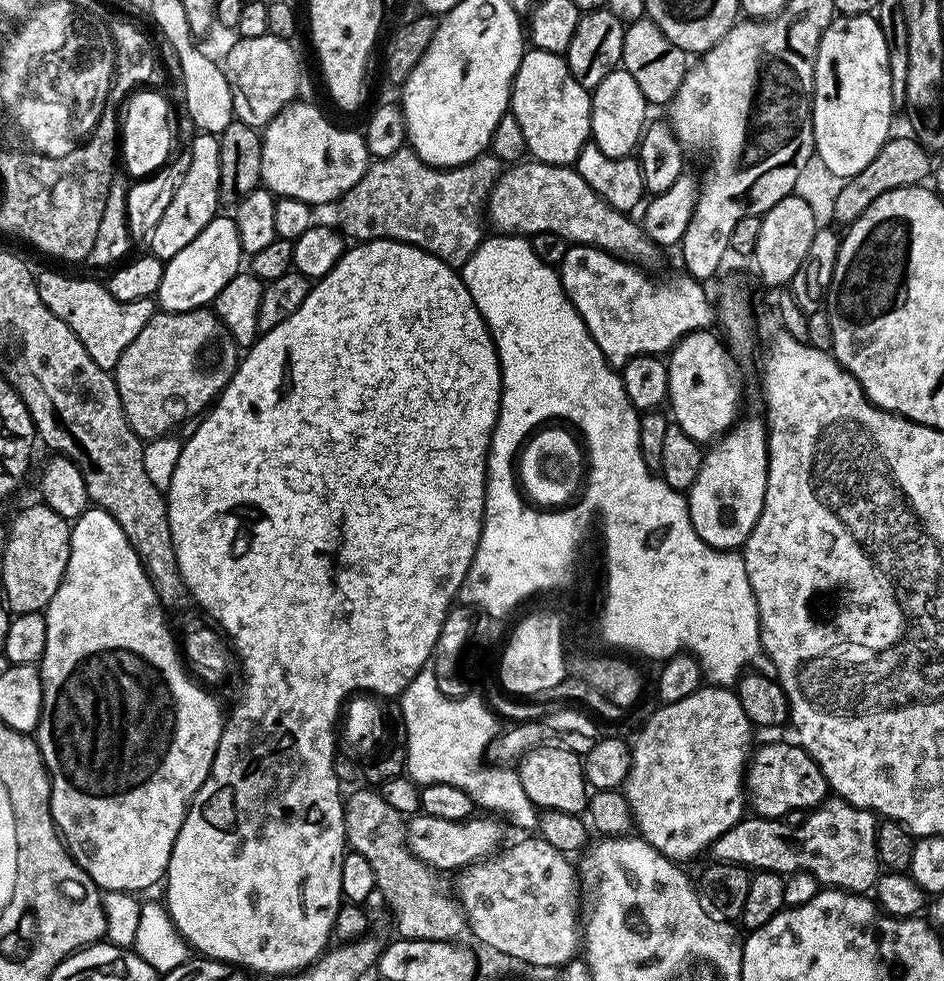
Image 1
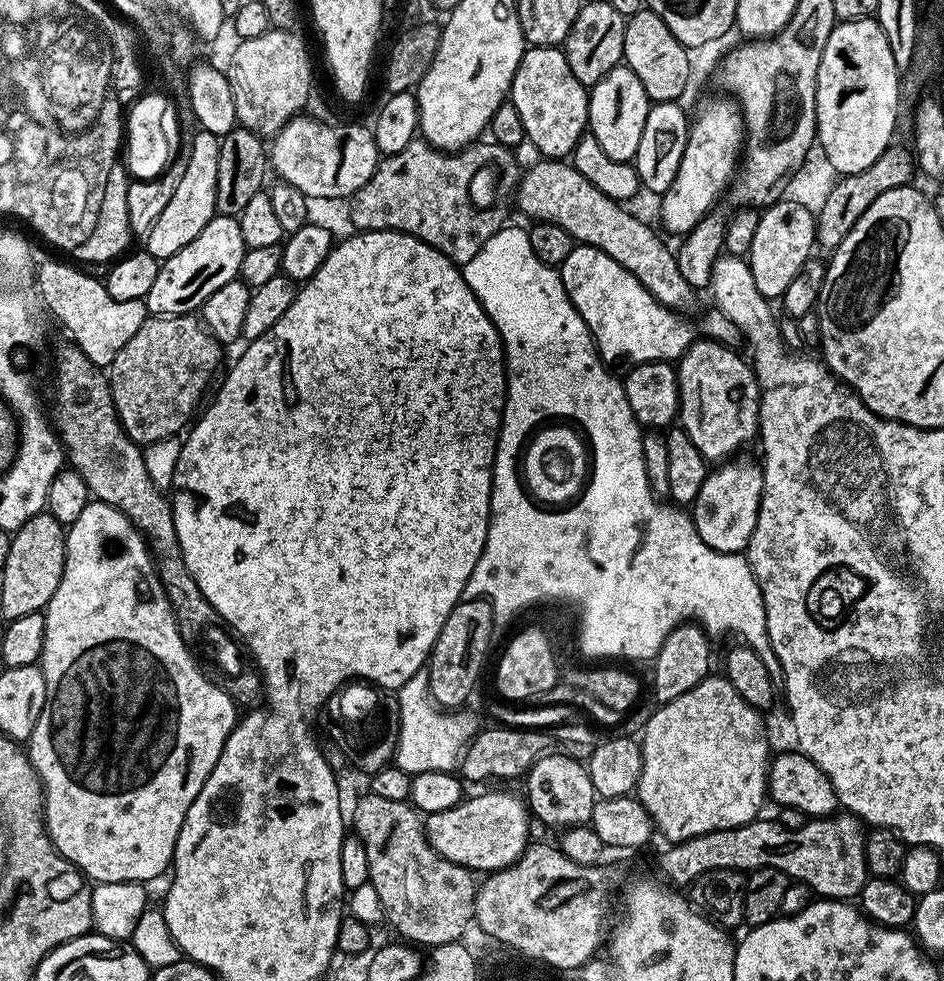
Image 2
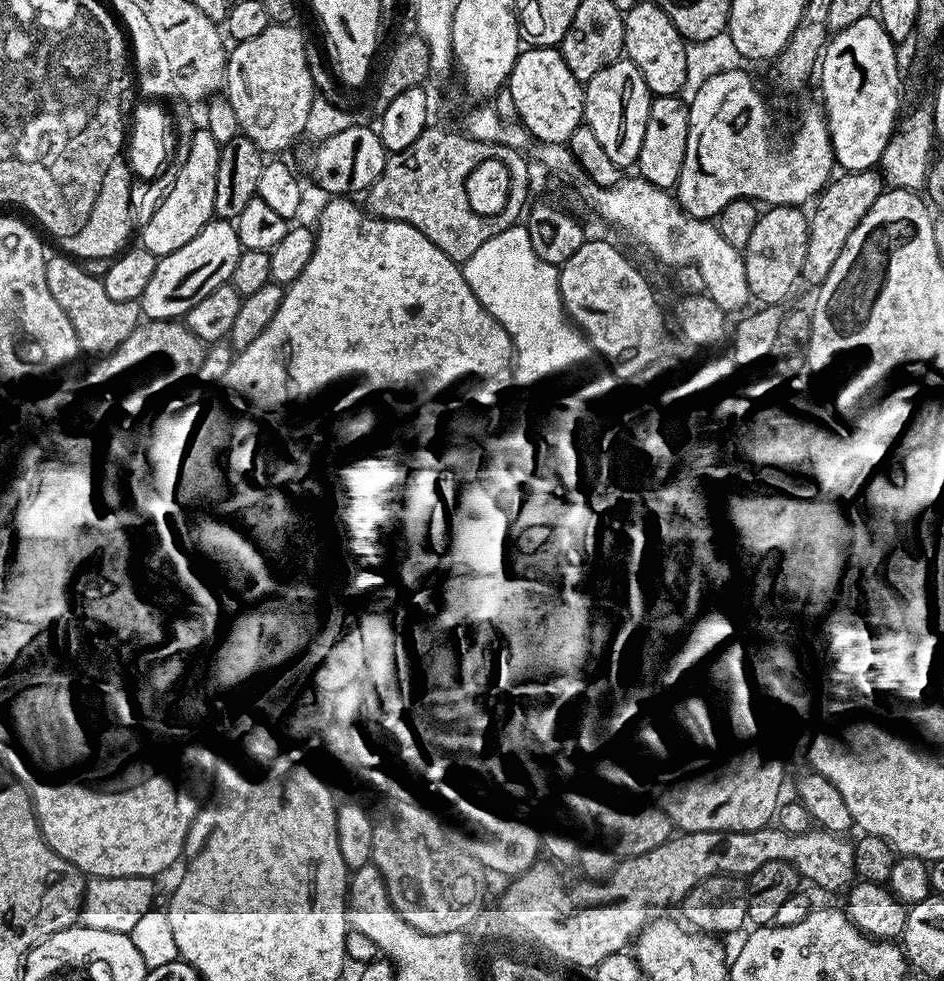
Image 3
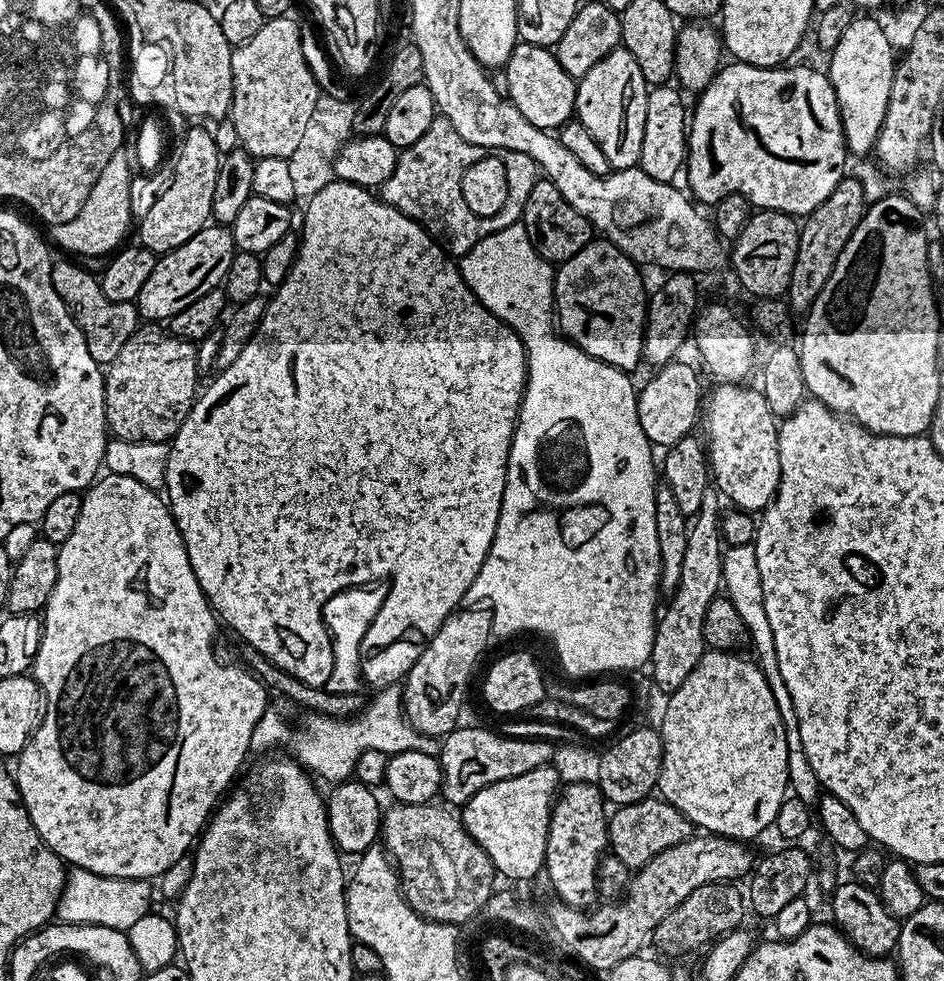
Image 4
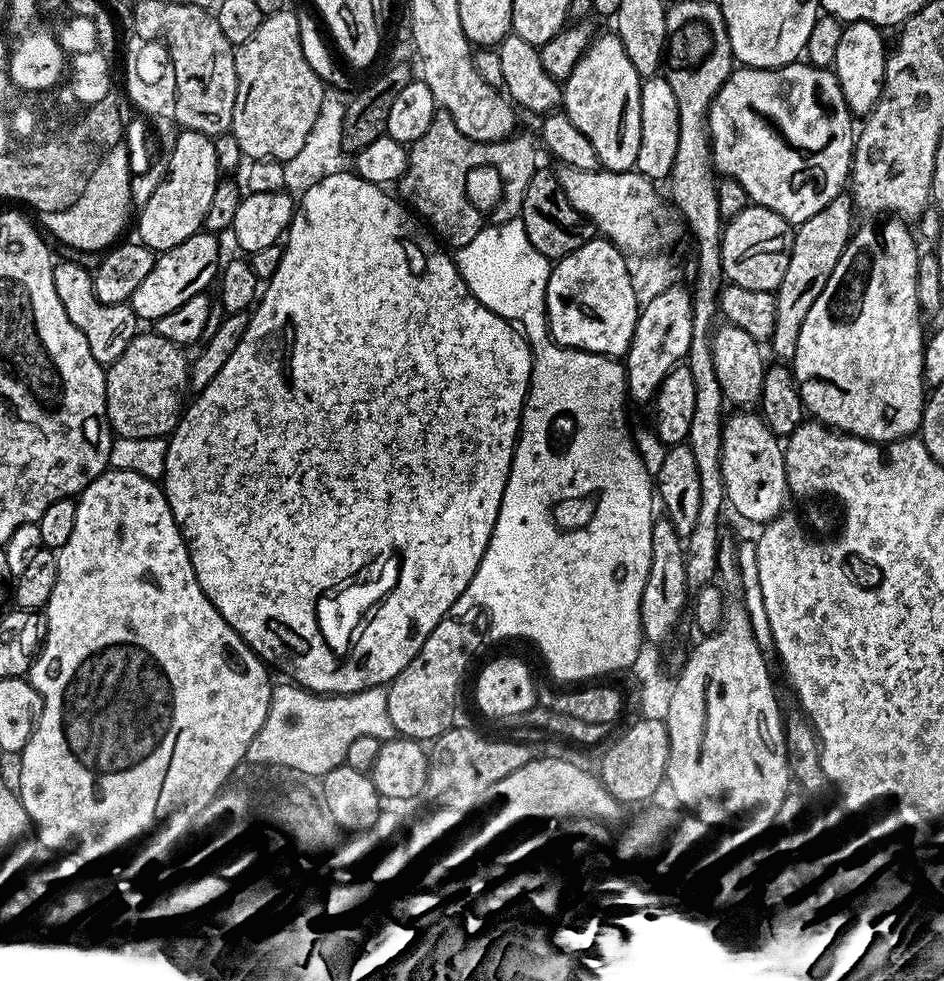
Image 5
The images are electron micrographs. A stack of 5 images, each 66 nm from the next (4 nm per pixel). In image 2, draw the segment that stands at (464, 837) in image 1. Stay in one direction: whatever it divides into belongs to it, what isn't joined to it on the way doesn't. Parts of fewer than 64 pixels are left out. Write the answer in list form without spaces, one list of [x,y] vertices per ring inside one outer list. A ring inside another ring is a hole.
[[[484,792],[481,796],[469,795],[454,807],[429,813],[424,820],[424,832],[436,852],[447,861],[471,868],[476,874],[491,874],[500,868],[509,868],[530,843],[528,820],[530,813],[527,803],[512,792]]]

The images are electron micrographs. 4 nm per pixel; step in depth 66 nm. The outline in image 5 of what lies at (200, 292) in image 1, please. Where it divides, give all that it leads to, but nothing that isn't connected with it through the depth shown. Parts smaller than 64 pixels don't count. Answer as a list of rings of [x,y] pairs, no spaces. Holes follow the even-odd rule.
[[[201,230],[195,232],[186,242],[174,246],[170,250],[157,255],[154,266],[146,278],[142,278],[142,286],[134,290],[130,301],[130,307],[135,314],[137,321],[154,322],[162,318],[162,314],[171,314],[178,310],[178,306],[190,302],[194,294],[208,292],[217,283],[222,259],[220,260],[220,244],[213,233]]]

